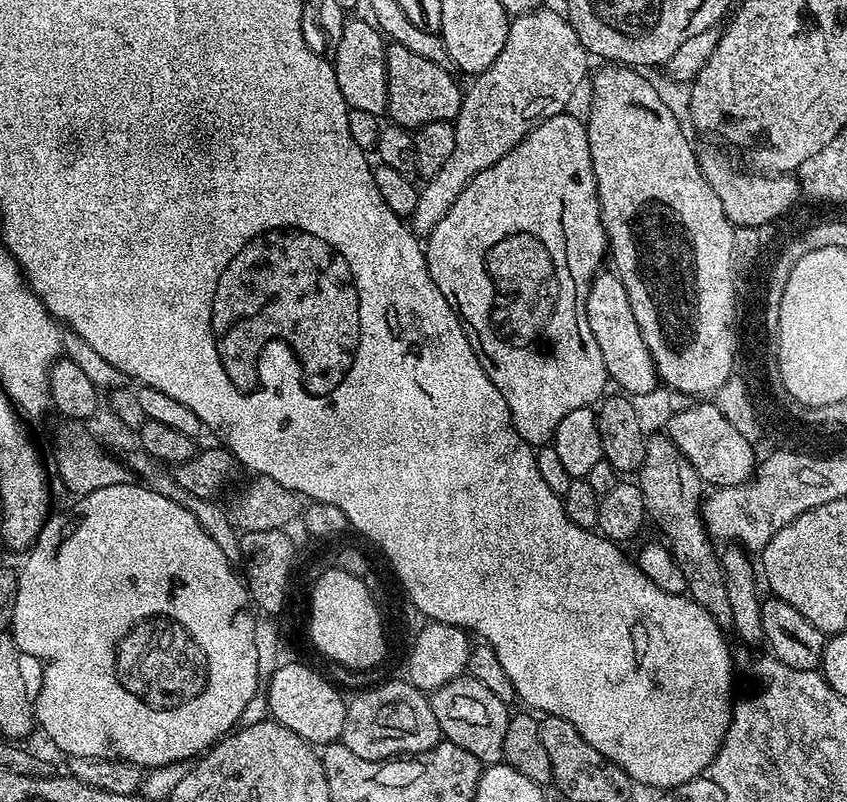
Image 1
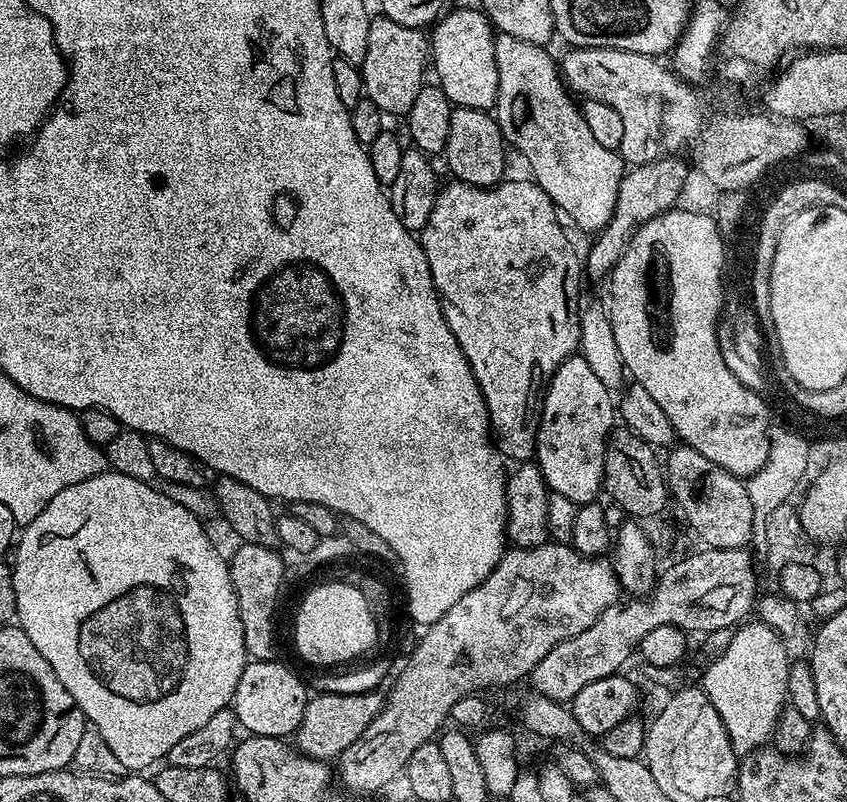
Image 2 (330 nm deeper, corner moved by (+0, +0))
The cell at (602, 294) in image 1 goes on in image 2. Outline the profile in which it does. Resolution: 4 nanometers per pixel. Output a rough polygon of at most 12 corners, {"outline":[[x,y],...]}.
{"outline":[[496,32],[500,133],[584,232],[626,171],[547,47]]}

